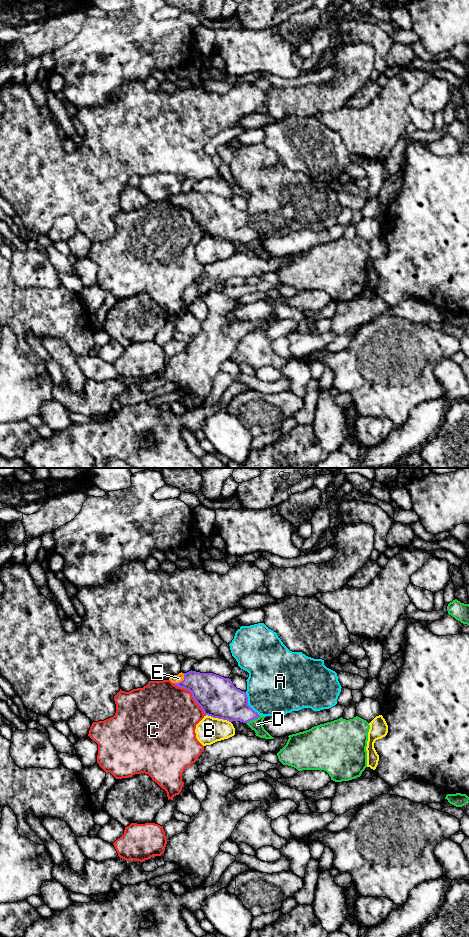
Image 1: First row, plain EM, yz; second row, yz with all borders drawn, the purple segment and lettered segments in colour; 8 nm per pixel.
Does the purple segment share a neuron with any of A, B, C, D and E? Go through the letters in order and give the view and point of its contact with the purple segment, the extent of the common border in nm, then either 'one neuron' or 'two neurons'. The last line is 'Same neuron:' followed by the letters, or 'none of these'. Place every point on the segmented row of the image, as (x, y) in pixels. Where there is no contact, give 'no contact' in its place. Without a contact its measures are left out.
A: yz (247, 704) | 220 nm | two neurons
B: yz (218, 718) | 220 nm | two neurons
C: yz (192, 695) | 380 nm | two neurons
D: yz (253, 719) | 140 nm | two neurons
E: yz (181, 681) | 120 nm | one neuron
Same neuron: E

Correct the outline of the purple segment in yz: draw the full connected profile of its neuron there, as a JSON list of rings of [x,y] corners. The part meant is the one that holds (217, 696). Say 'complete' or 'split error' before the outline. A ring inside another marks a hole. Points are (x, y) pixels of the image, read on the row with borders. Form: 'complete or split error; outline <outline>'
split error; outline [[[191,670],[171,676],[169,680],[174,685],[189,690],[205,716],[243,723],[260,717],[248,705],[246,692],[237,689],[229,678]]]

